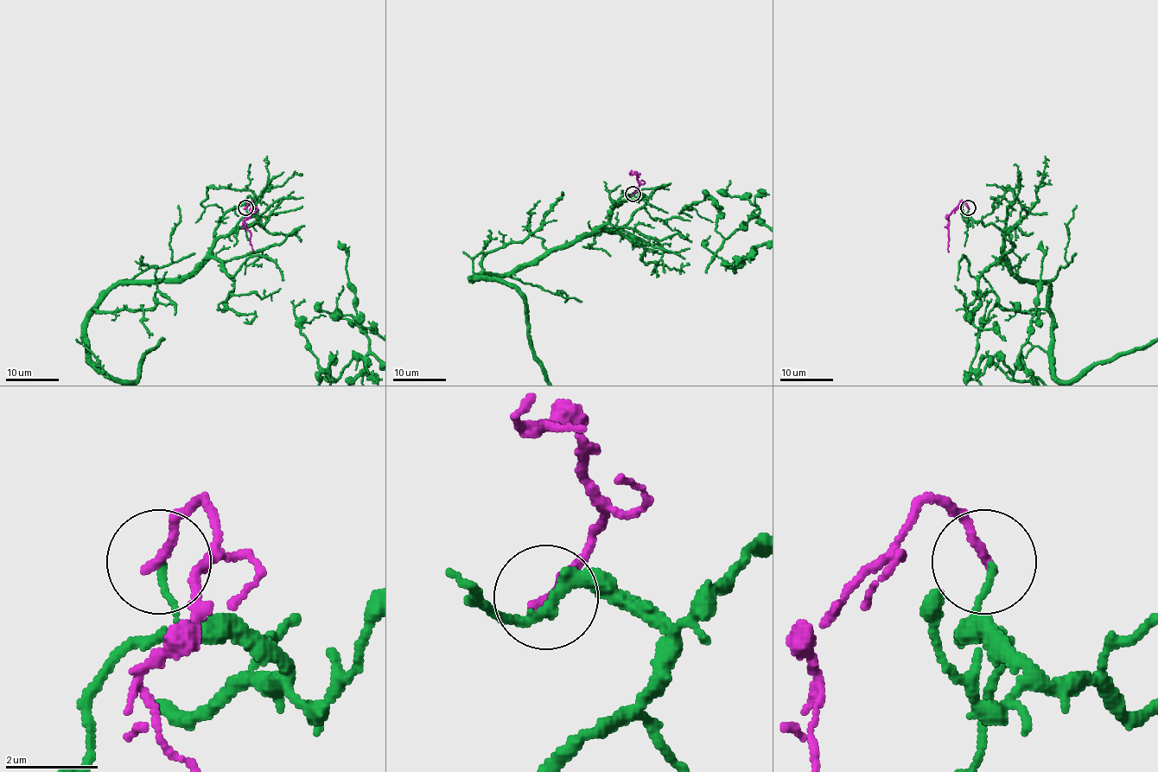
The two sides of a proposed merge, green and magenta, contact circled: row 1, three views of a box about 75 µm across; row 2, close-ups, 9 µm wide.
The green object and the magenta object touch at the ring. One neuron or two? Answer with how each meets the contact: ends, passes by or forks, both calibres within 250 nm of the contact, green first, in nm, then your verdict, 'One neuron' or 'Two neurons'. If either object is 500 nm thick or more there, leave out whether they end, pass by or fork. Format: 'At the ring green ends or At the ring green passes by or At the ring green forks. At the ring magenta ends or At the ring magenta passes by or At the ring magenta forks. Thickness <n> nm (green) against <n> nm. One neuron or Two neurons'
At the ring green ends. At the ring magenta ends. Thickness 120 nm (green) against 200 nm. Two neurons

